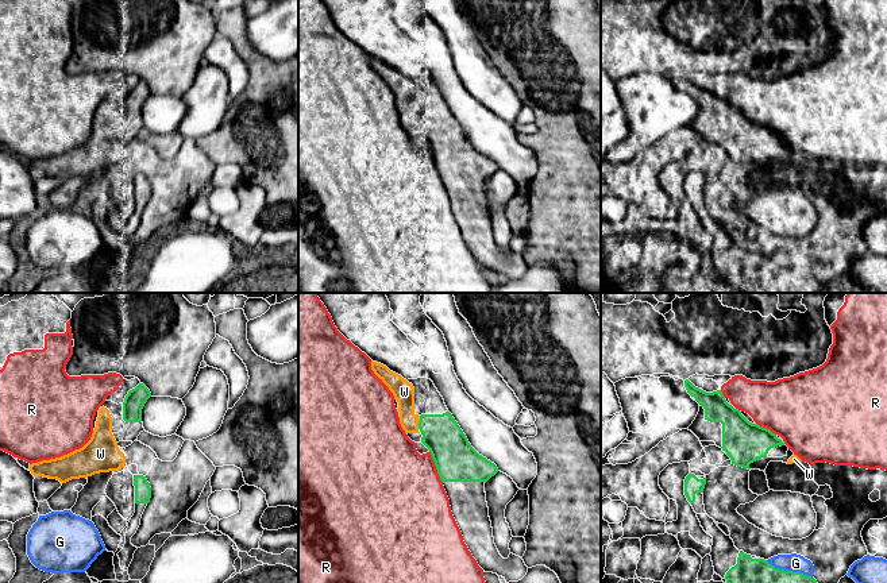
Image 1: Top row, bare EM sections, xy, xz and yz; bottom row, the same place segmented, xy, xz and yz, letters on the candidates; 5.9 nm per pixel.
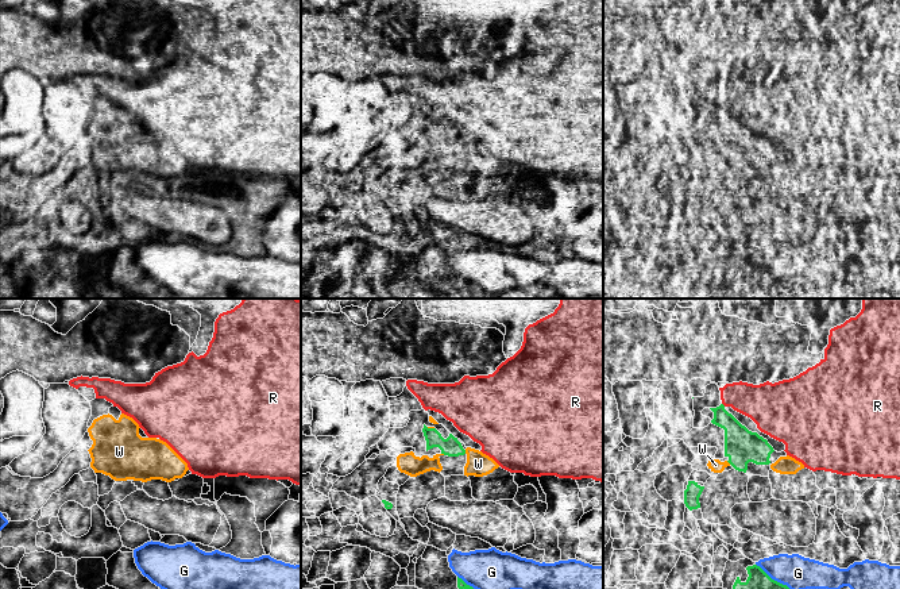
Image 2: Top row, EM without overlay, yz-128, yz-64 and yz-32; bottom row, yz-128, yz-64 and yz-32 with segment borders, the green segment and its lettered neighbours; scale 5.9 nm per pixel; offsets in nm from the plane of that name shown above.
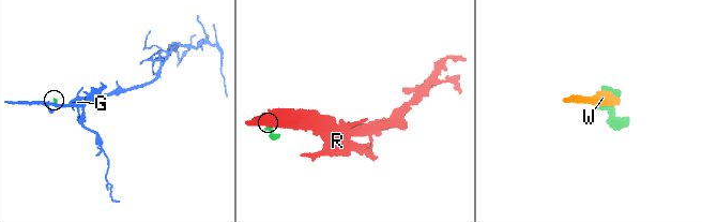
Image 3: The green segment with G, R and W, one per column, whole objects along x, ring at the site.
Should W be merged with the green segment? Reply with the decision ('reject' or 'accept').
accept

